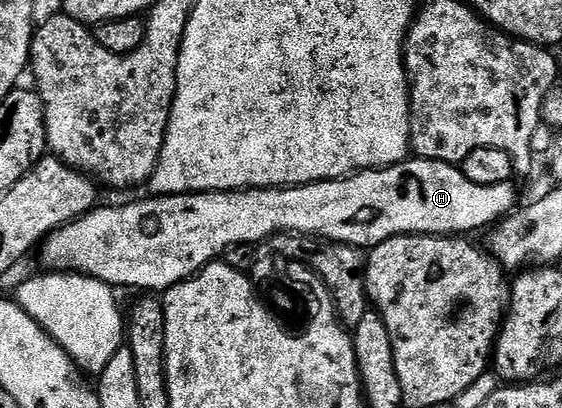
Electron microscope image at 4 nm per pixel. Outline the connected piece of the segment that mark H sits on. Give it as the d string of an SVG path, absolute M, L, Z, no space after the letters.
M407 159L399 165L390 165L387 169L368 169L359 171L348 177L340 177L336 181L314 181L310 185L292 185L285 189L234 189L230 193L177 193L171 197L161 195L147 196L147 201L134 201L131 205L114 205L111 209L99 207L83 217L55 229L40 246L42 253L42 269L56 273L80 273L83 277L94 277L111 287L127 285L130 289L142 289L138 291L165 291L186 281L205 267L225 254L233 245L257 246L264 243L269 237L277 237L279 233L296 233L303 237L316 237L324 241L333 241L336 245L353 245L355 249L369 250L375 245L384 243L393 237L409 237L411 235L474 235L477 229L485 230L493 227L499 221L510 216L516 208L514 202L514 189L510 181L496 183L492 187L480 187L480 183L472 183L461 171L457 164L449 165L443 161L424 161L421 159Z

